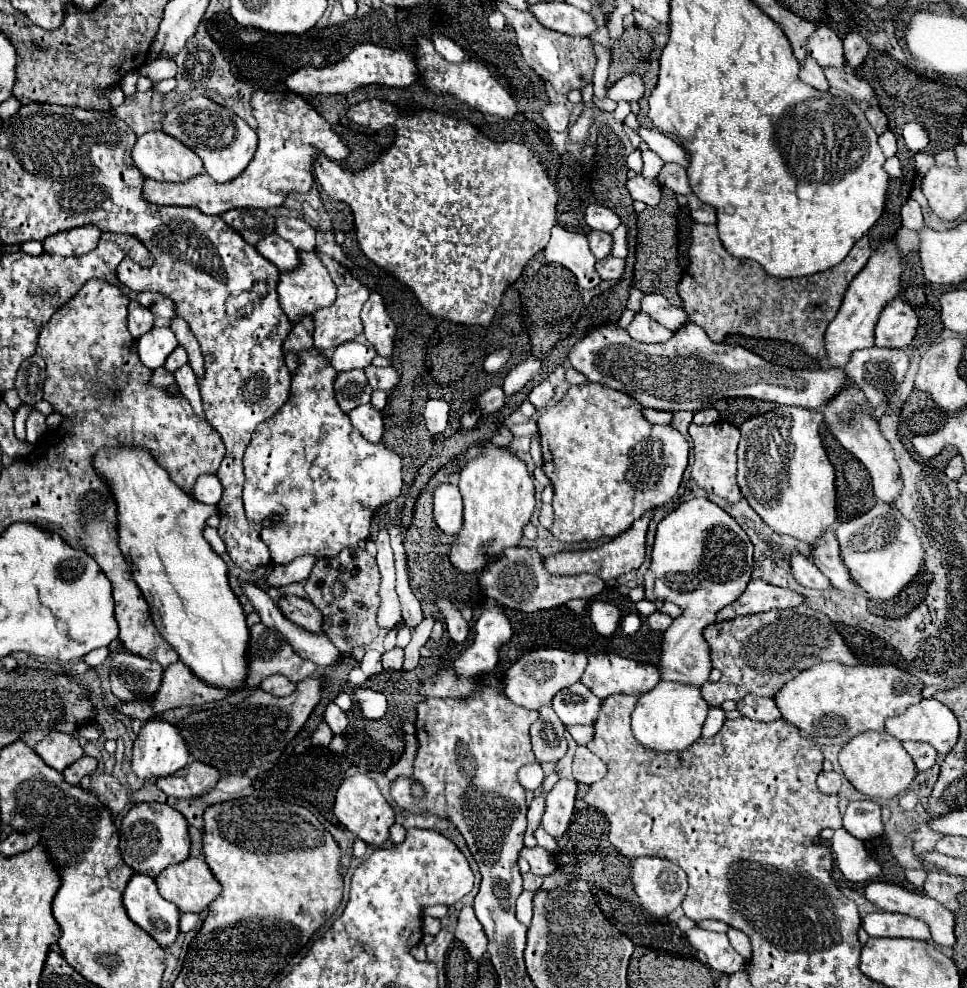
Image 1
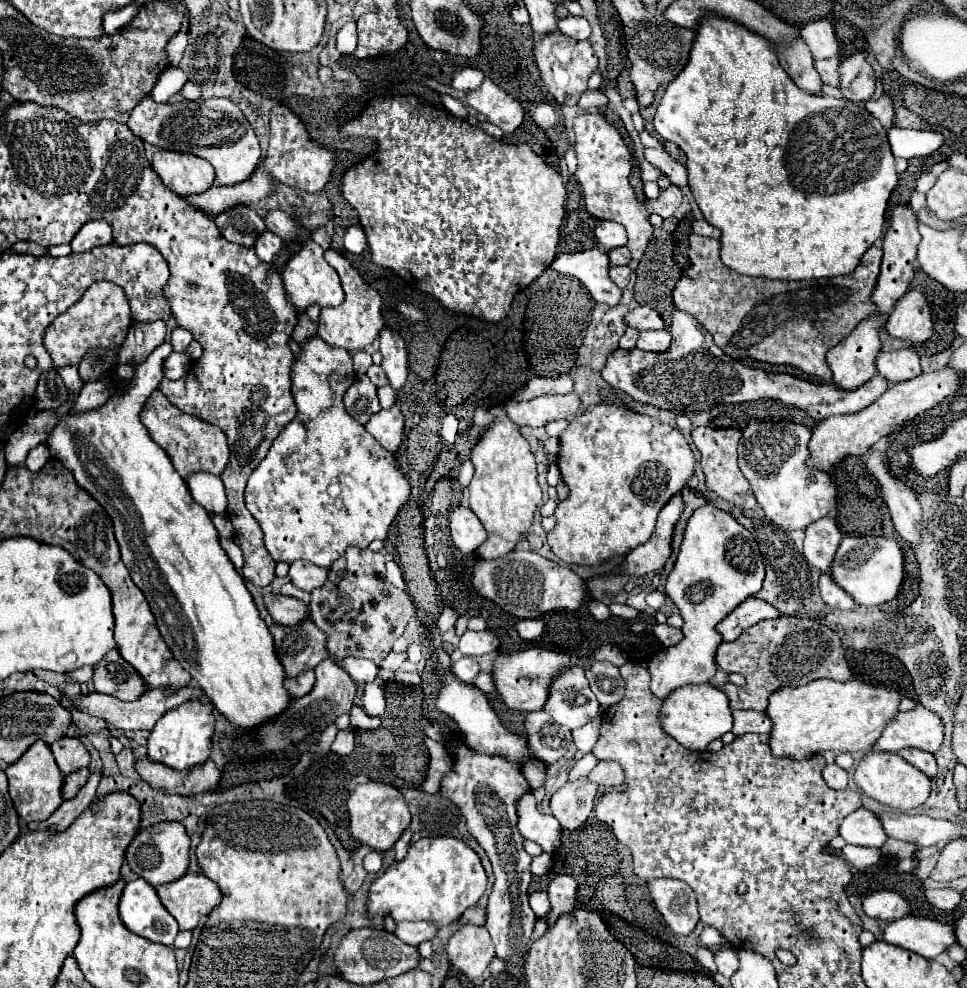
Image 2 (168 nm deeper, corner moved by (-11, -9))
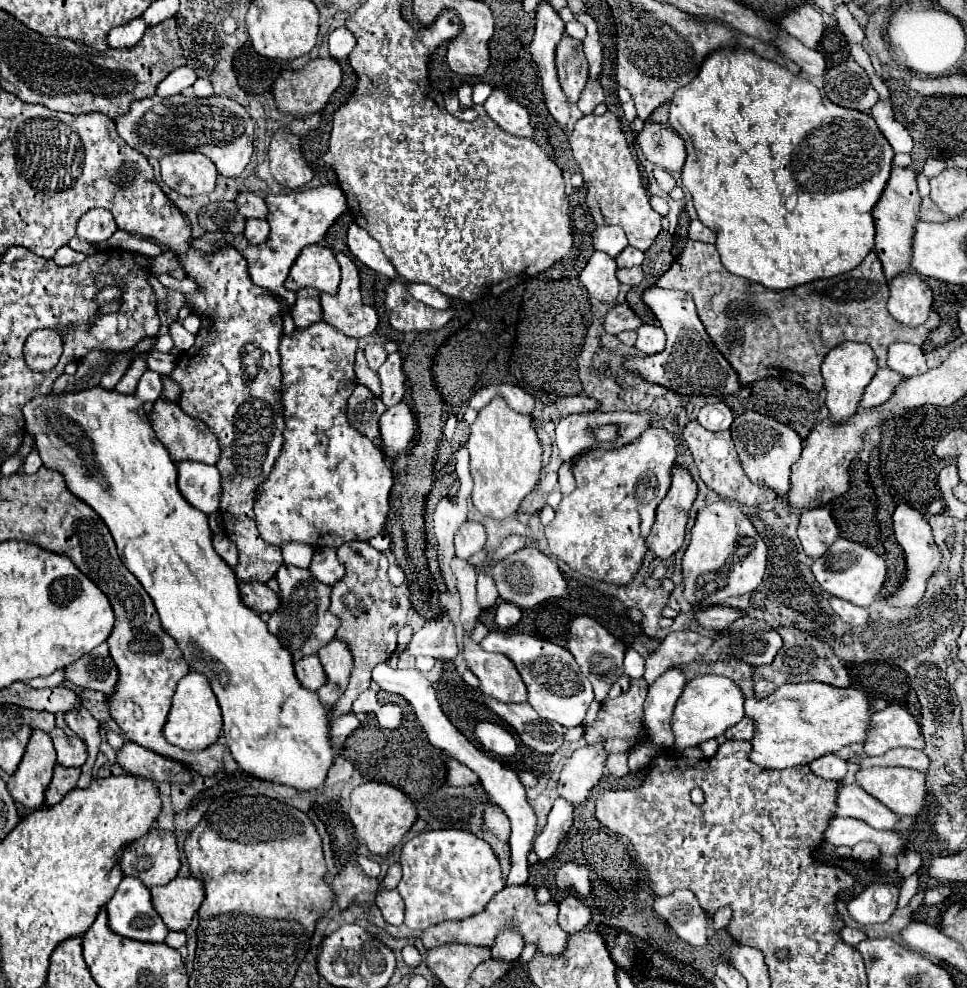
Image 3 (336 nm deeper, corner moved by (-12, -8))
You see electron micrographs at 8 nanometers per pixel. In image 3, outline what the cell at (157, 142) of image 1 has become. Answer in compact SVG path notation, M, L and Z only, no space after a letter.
M173 153L163 155L161 179L181 195L211 193L217 179L217 167L201 153Z

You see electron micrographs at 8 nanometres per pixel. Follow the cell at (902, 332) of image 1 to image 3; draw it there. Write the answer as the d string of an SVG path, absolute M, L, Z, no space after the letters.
M903 273L889 283L889 313L907 327L919 327L929 319L933 303L931 289L917 273Z

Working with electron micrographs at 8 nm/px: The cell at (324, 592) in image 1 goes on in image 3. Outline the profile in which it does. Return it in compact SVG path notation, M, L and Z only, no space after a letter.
M349 541L337 549L339 561L345 565L345 577L333 585L329 611L339 617L341 625L337 629L337 639L343 641L353 655L353 669L349 685L343 697L337 701L331 715L331 723L341 715L351 713L353 701L369 689L371 669L377 663L391 659L397 647L397 633L407 623L407 613L411 609L411 593L407 587L395 587L387 579L387 557L373 549L367 541Z

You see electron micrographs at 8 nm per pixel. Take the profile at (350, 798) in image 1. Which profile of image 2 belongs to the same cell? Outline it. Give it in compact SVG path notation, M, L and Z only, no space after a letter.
M384 782L360 784L348 798L348 814L352 836L376 852L390 850L402 832L410 826L410 812L402 792Z

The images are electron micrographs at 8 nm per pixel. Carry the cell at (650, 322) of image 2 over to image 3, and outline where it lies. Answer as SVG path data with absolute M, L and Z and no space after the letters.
M621 303L609 309L605 323L603 323L603 327L613 335L621 331L629 331L629 329L639 329L641 325L643 325L643 319L627 303Z

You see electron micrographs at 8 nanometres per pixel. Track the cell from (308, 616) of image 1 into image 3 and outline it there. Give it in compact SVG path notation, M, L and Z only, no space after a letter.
M241 583L239 585L241 589L241 597L243 601L253 607L255 611L263 613L275 613L275 609L281 605L281 597L271 591L267 585L257 585L257 583Z

